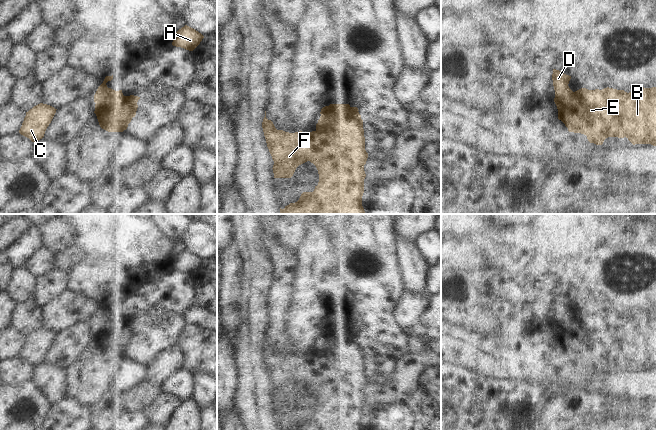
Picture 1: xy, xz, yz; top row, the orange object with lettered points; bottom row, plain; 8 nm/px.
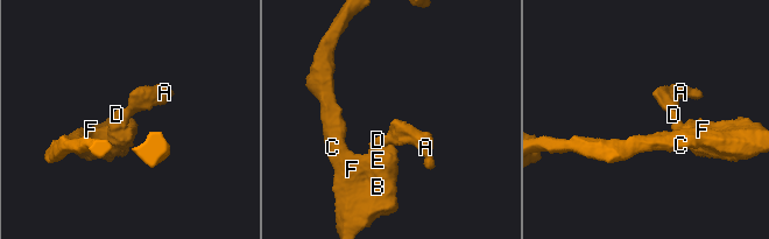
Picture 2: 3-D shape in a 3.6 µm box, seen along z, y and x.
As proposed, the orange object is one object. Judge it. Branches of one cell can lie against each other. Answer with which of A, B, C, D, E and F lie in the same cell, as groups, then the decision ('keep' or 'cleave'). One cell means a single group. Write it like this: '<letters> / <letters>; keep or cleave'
A D / B C E F; cleave

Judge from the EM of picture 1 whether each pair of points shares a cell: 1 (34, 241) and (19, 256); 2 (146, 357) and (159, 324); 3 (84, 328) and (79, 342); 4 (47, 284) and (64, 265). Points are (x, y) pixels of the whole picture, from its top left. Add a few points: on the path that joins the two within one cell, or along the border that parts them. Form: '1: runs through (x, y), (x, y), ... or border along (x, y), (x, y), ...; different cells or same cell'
1: runs through (30, 245), (23, 252); same cell
2: runs through (157, 349), (167, 347), (172, 342), (170, 333); same cell
3: runs through (84, 331), (79, 336), (79, 339); same cell
4: border along (55, 267), (66, 273); different cells

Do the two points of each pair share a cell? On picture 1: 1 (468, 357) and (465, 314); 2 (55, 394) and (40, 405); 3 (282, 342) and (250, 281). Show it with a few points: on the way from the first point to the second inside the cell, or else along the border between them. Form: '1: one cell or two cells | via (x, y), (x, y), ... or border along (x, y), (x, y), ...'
1: two cells | border along (451, 324), (478, 330), (488, 337)
2: two cells | border along (32, 381), (51, 405)
3: two cells | border along (269, 293), (267, 301), (269, 325), (265, 334)

